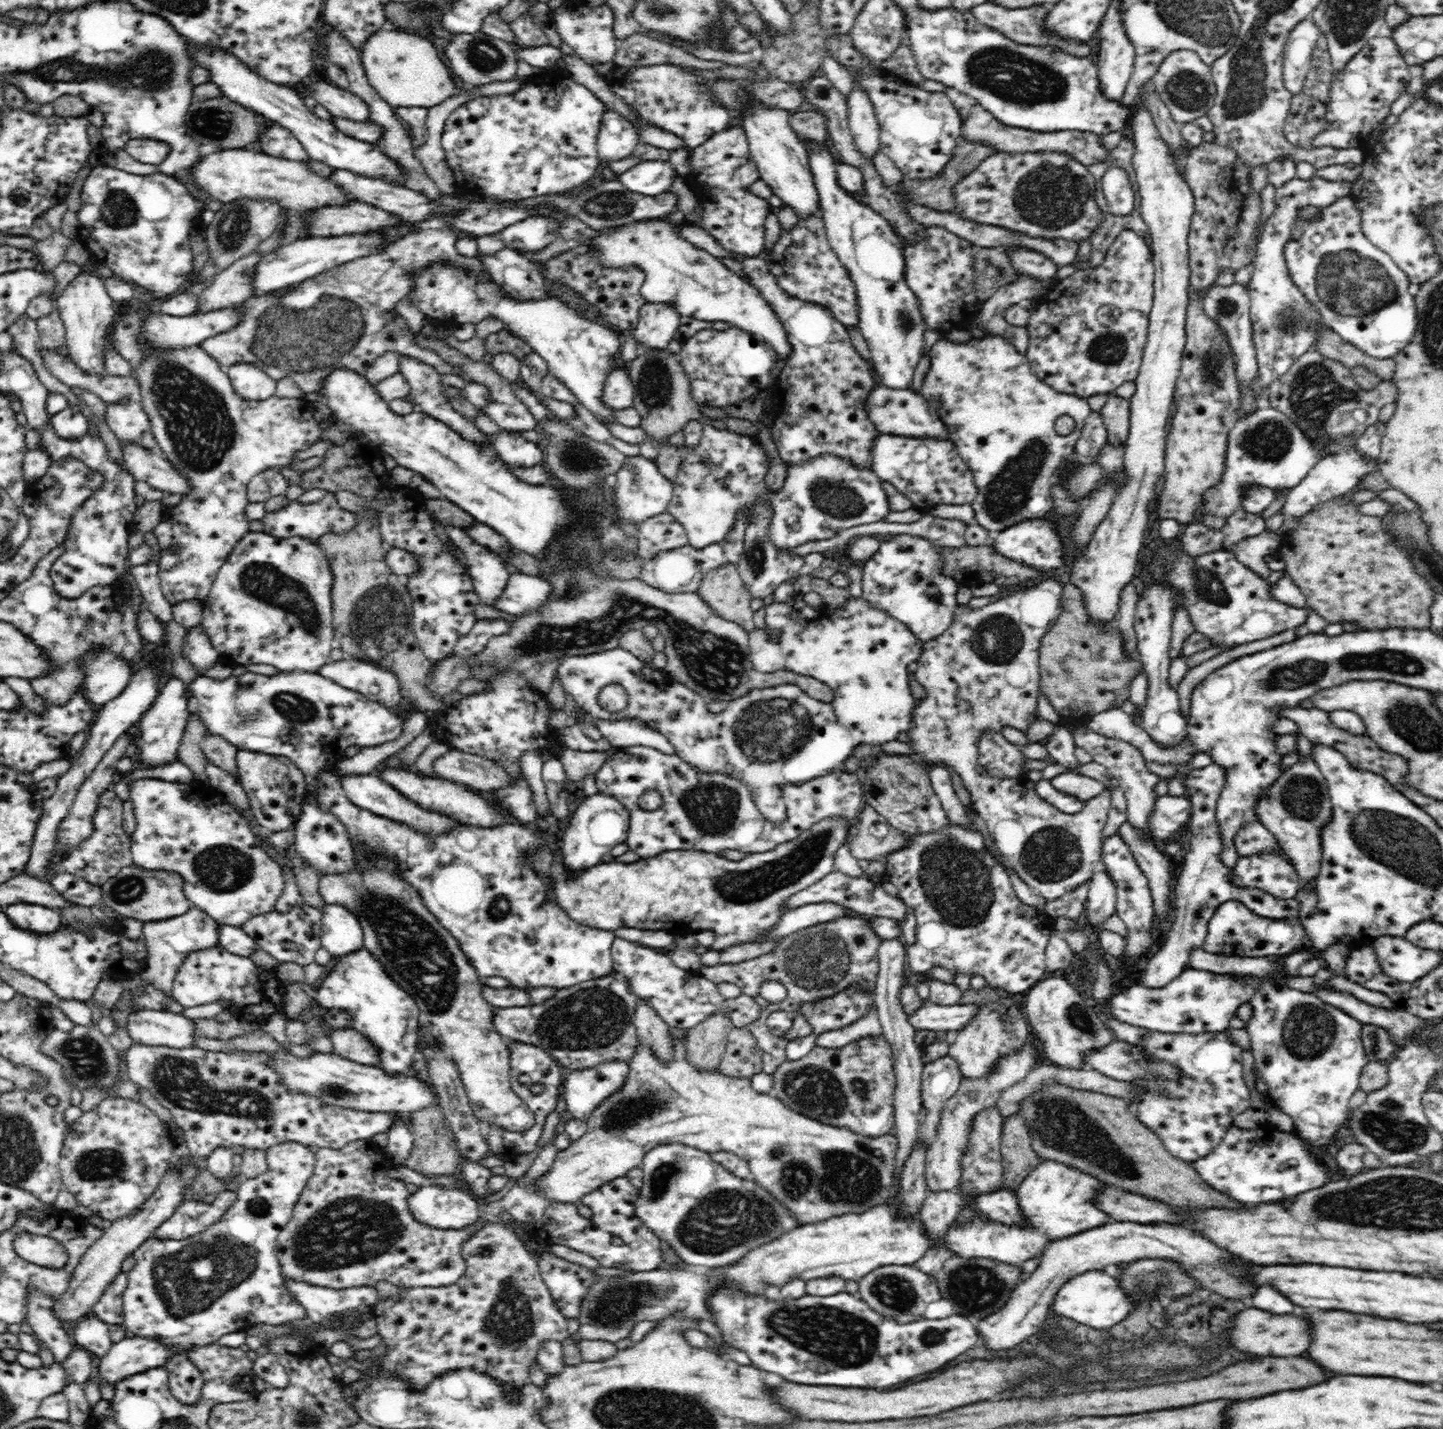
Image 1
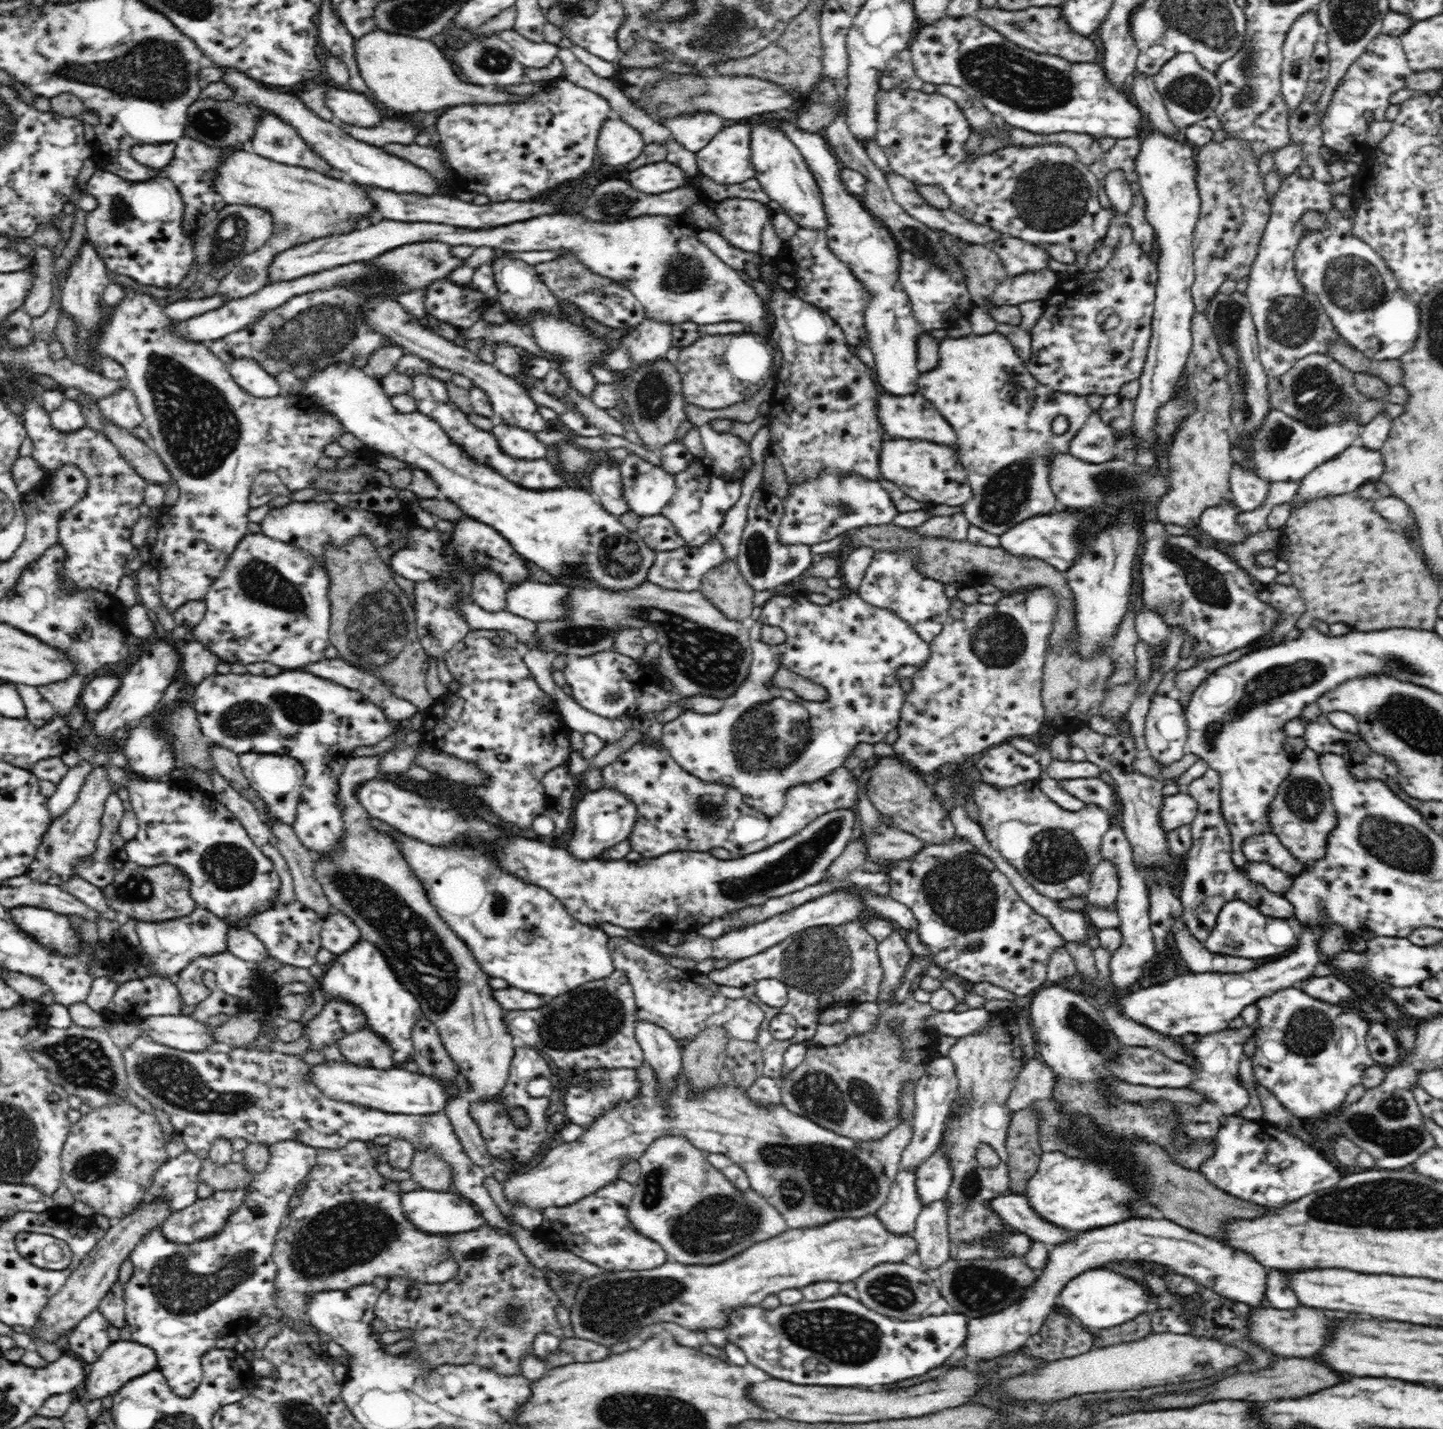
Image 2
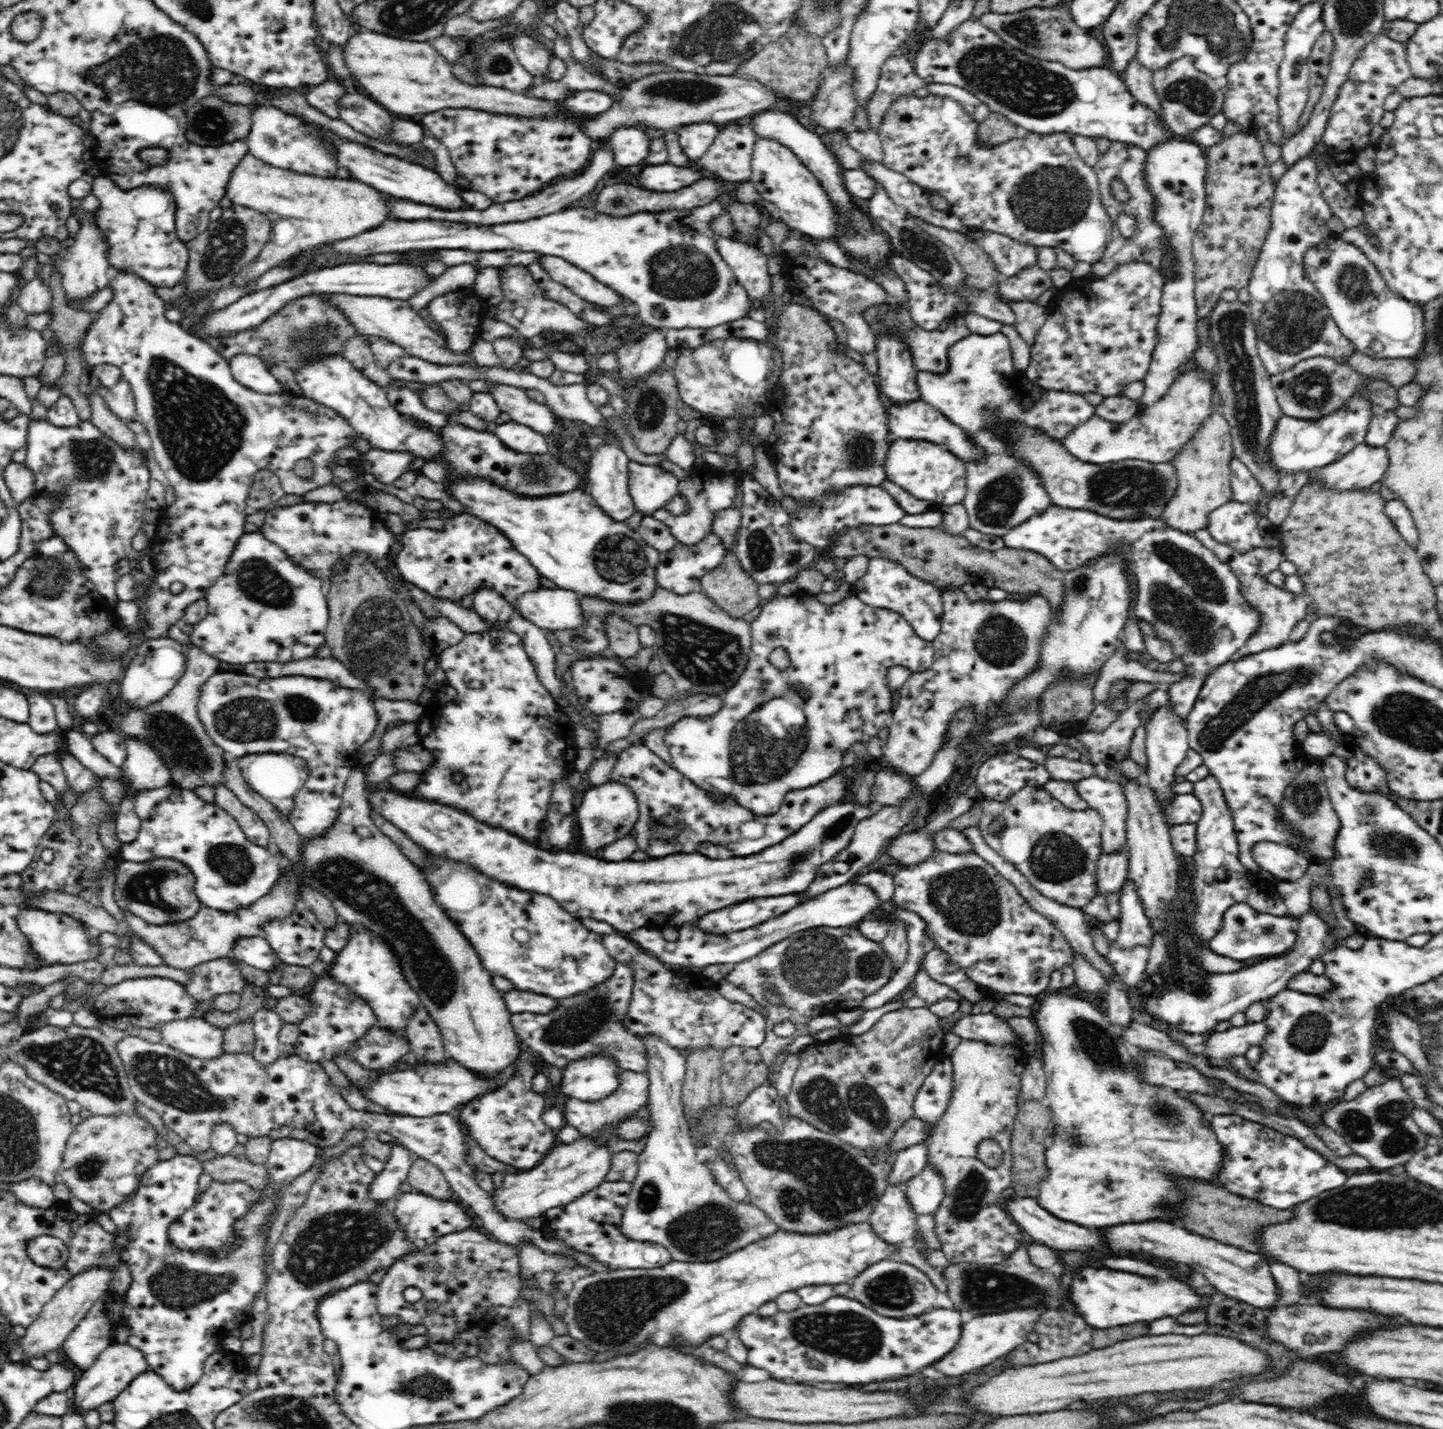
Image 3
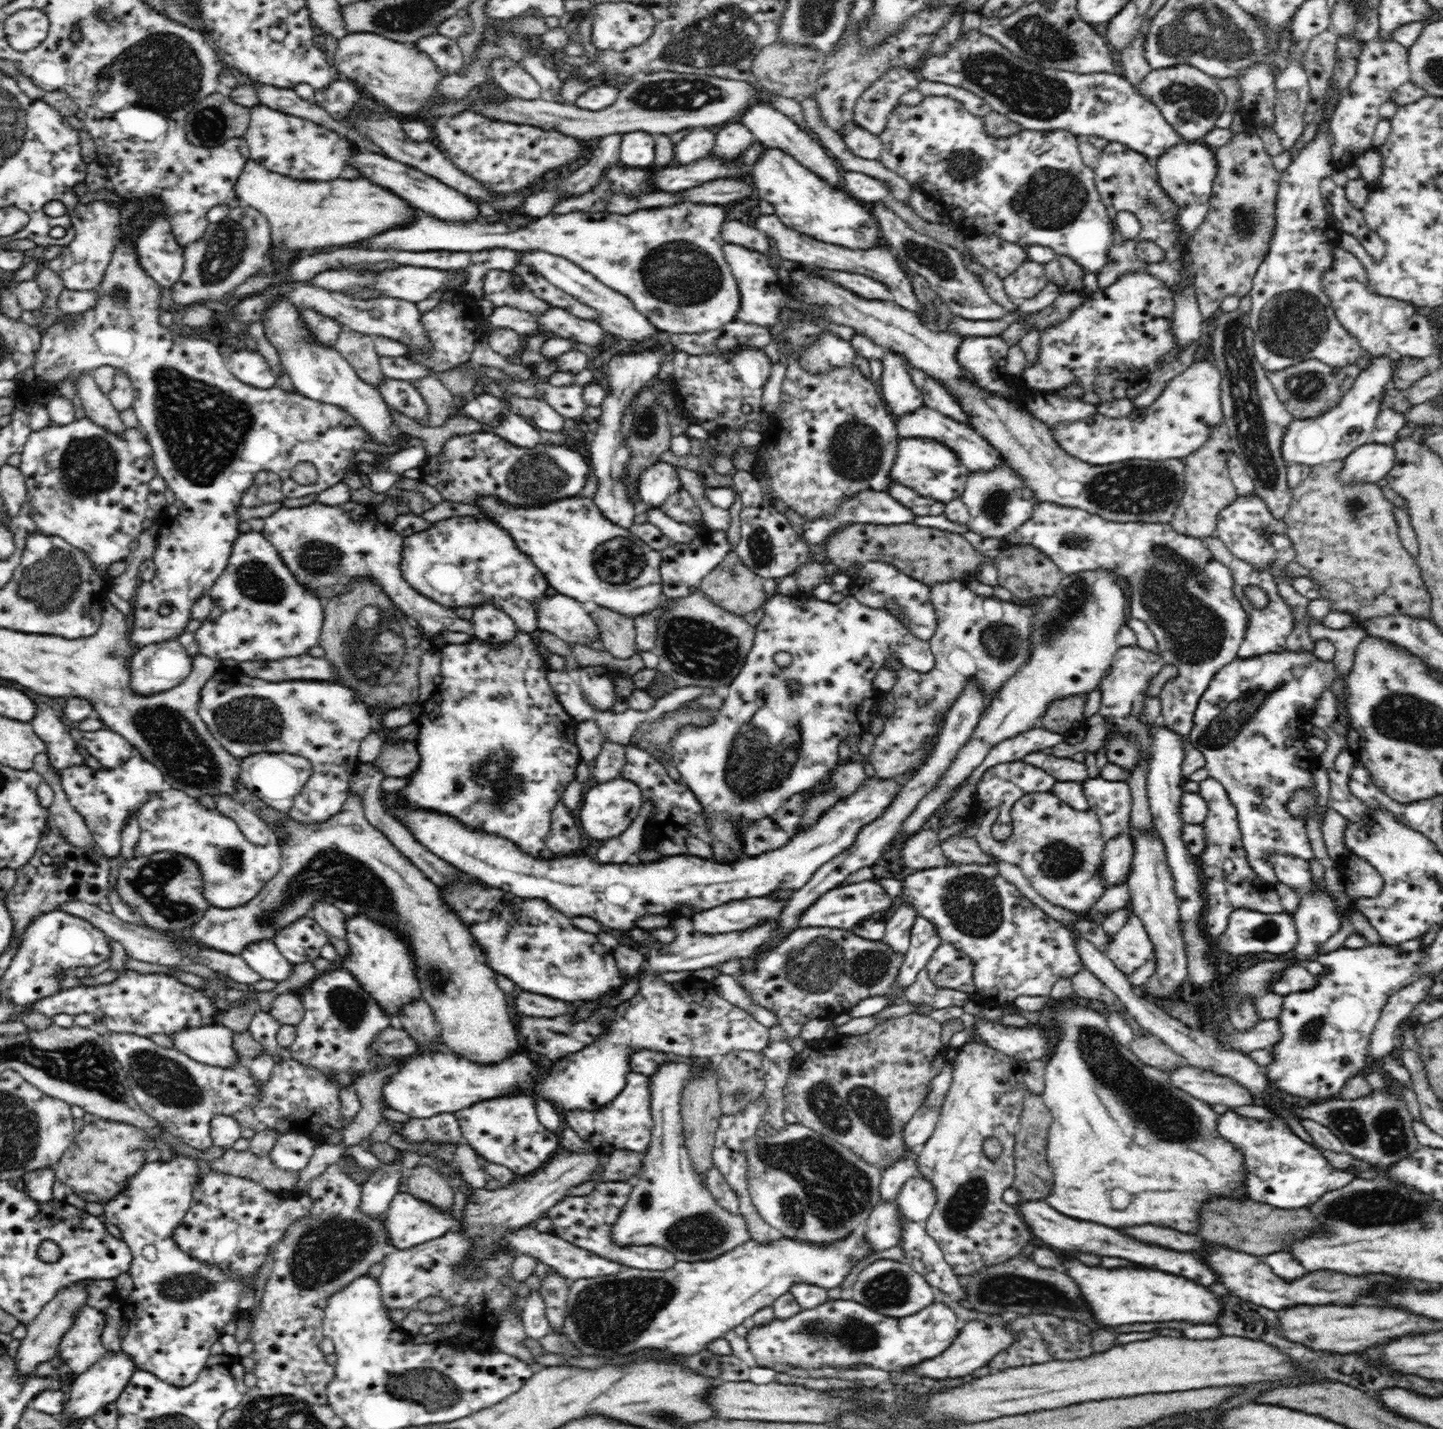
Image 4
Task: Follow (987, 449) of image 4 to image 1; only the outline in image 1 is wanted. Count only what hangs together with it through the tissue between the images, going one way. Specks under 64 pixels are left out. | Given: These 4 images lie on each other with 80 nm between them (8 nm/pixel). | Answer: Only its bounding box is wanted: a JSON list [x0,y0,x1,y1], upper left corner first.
[866,385,948,439]

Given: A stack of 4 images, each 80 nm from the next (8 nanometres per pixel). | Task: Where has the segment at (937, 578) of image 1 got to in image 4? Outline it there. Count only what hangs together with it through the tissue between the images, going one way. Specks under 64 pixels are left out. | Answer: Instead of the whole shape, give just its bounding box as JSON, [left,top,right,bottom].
[850,561,936,641]

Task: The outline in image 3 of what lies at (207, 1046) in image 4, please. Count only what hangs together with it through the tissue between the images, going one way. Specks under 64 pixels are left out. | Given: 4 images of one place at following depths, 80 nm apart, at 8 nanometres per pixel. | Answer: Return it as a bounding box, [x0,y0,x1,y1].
[159,1017,226,1060]

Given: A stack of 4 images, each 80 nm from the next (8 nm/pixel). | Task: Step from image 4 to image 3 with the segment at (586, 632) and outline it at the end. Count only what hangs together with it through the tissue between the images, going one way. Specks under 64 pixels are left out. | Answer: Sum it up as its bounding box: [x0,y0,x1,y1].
[517,588,585,632]

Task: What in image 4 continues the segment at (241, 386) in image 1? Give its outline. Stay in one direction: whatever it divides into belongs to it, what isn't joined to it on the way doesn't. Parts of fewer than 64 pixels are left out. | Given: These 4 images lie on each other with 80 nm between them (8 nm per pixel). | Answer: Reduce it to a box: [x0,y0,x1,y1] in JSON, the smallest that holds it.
[230,348,276,388]

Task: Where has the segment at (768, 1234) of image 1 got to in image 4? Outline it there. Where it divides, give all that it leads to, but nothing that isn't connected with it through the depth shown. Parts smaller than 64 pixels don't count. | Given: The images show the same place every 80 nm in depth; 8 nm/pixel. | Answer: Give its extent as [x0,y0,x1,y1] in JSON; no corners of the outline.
[610,1061,750,1262]

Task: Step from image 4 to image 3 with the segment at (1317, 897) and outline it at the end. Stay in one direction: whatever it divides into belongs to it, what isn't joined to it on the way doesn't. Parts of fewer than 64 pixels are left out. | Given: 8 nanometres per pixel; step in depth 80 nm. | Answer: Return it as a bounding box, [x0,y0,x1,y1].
[1144,843,1335,1036]

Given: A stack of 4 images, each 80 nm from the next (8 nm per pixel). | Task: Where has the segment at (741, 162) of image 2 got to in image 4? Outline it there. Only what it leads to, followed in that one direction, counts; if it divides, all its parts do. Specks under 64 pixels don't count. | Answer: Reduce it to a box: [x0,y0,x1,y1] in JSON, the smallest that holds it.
[711,122,755,158]

